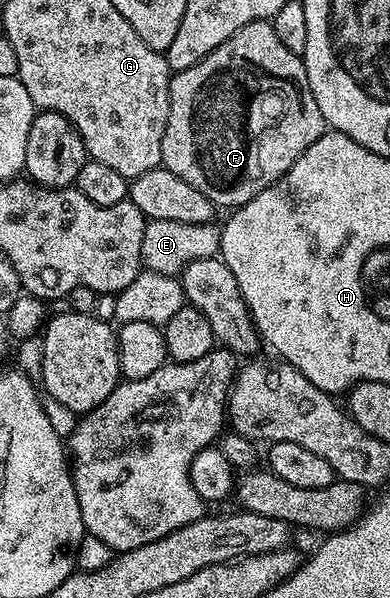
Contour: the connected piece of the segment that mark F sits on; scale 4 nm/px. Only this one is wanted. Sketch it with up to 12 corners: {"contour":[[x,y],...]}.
{"contour":[[270,20],[171,75],[161,167],[233,210],[327,128]]}

